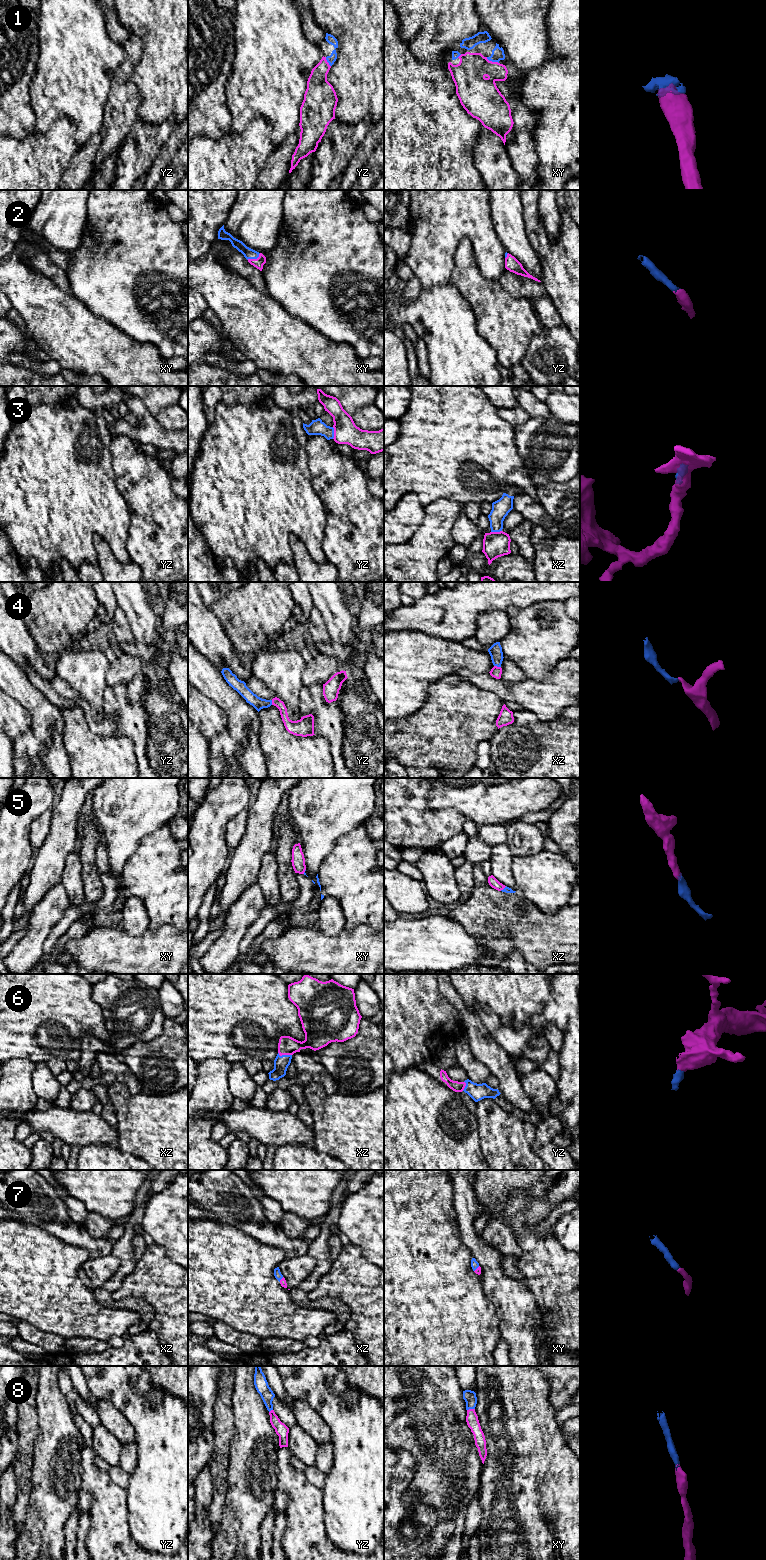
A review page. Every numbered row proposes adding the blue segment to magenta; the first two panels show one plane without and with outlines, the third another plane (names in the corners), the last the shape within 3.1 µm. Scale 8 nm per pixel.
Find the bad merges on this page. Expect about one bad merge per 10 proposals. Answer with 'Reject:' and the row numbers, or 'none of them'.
Reject: none of them

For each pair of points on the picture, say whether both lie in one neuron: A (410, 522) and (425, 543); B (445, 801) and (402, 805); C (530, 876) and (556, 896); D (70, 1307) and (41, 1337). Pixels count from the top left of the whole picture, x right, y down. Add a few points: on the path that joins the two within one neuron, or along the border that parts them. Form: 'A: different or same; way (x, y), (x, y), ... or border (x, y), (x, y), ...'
A: different; border (424, 507), (415, 533), (397, 543)
B: different; border (429, 788), (427, 803), (433, 808), (450, 809)
C: same; way (536, 876), (550, 890)
D: different; border (24, 1321), (43, 1331), (59, 1335), (65, 1339)

